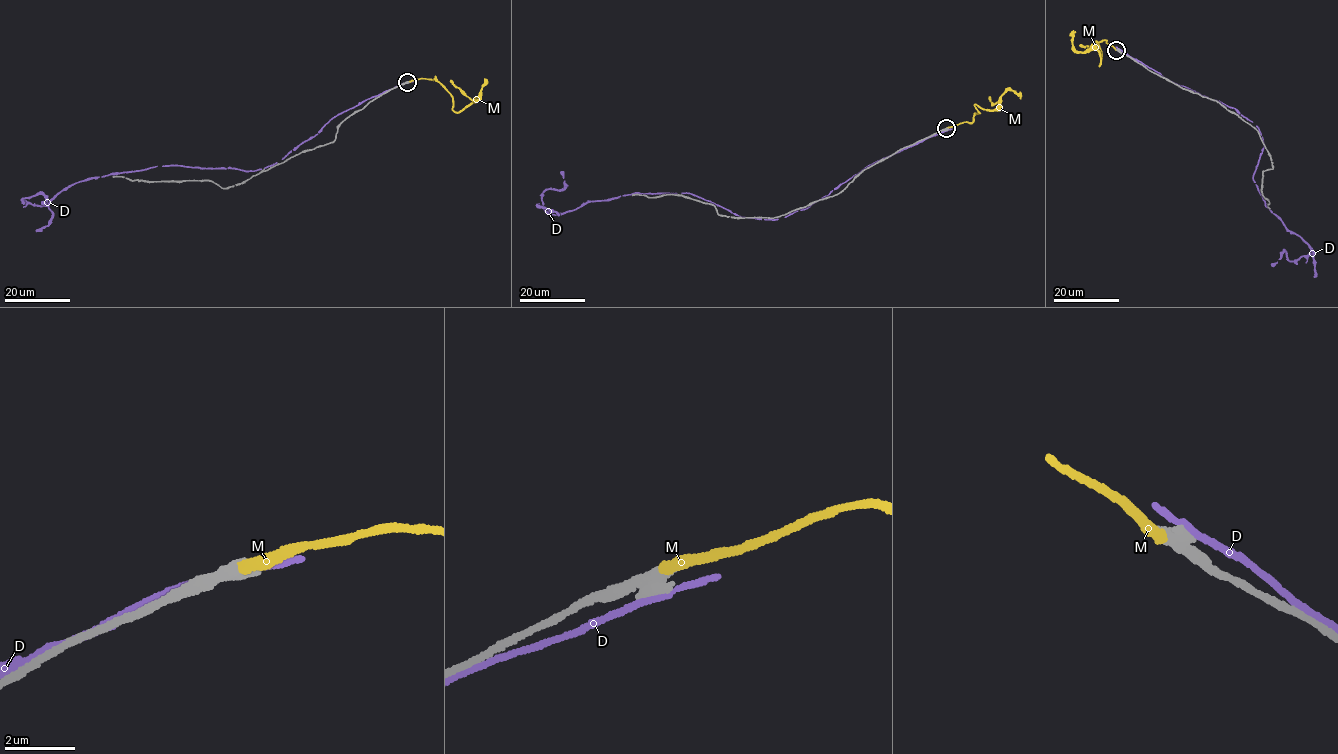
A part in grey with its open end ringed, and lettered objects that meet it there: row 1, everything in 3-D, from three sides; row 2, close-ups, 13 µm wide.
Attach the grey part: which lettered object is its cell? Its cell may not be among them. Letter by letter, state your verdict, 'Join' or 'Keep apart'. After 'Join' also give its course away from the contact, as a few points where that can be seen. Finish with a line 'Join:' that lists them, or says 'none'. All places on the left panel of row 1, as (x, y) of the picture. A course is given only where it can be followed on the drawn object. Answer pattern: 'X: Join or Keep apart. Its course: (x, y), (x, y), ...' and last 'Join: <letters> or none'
D: Keep apart
M: Join. Its course: (407, 81), (435, 79), (452, 98), (455, 112), (477, 100), (486, 79)
Join: M

